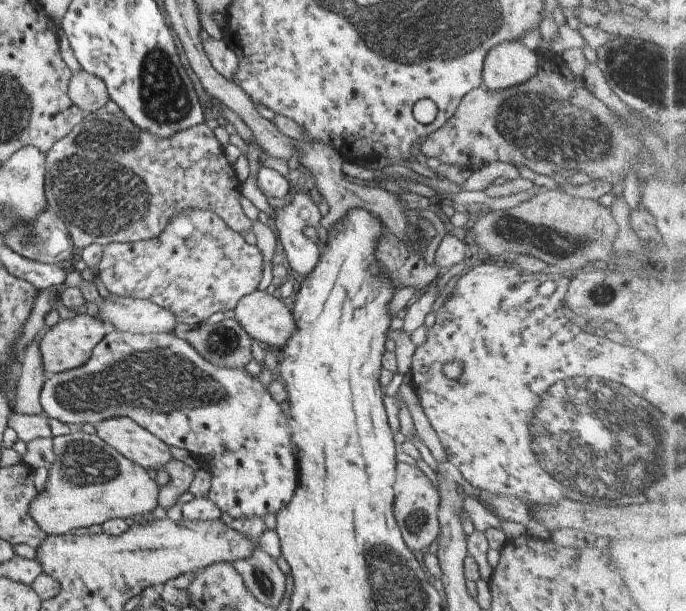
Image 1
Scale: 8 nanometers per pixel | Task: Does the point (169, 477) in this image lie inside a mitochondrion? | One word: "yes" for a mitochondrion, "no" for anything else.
no

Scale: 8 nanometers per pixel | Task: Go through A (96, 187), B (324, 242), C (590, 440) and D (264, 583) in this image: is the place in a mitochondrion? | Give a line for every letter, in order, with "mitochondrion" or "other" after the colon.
A: mitochondrion
B: other
C: mitochondrion
D: mitochondrion

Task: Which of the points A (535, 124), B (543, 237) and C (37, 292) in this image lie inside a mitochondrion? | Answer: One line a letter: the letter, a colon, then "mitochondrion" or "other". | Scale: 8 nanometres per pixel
A: mitochondrion
B: other
C: other

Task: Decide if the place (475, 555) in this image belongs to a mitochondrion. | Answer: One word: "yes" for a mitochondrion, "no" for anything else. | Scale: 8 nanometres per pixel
no

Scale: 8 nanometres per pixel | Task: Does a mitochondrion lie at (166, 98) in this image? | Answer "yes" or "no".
yes

